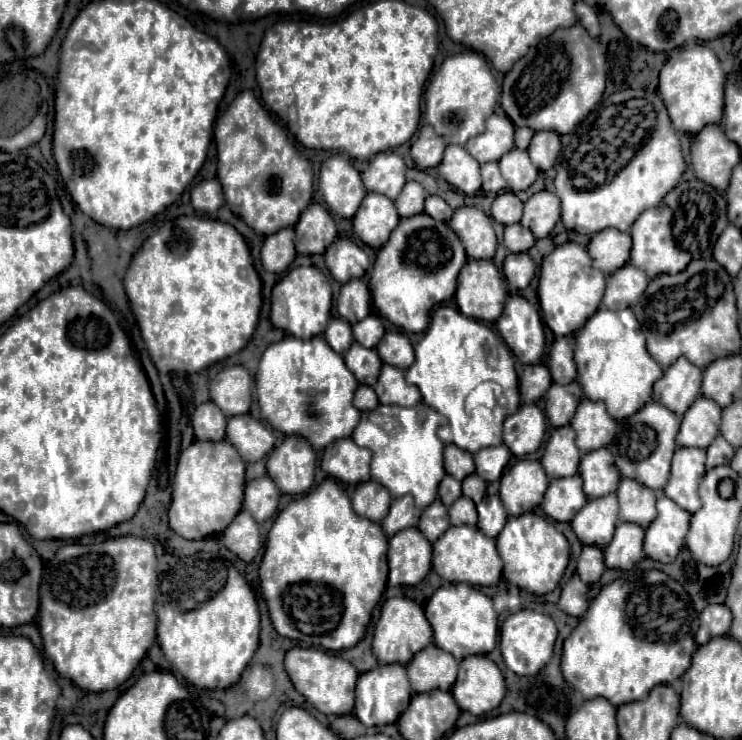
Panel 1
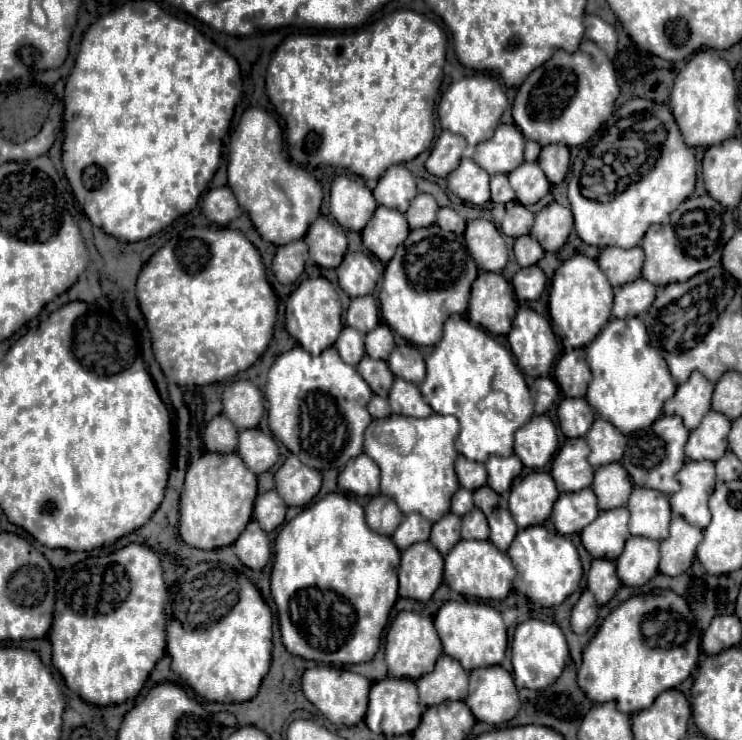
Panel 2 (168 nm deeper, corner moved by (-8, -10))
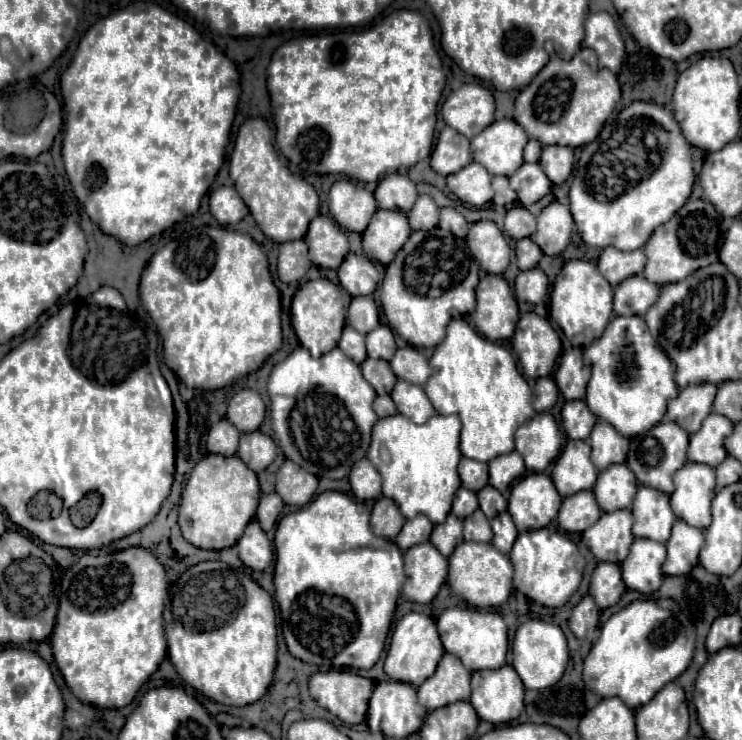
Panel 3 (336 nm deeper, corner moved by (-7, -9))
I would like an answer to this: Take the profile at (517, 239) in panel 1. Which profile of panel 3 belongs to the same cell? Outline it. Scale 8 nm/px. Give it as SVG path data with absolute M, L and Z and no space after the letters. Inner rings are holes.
M522 238L516 242L516 264L520 270L532 270L542 256L542 250L530 238Z

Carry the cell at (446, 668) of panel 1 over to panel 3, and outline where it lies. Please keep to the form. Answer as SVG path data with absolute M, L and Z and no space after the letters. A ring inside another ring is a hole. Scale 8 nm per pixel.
M444 654L438 670L422 686L418 686L418 700L430 712L452 702L470 700L470 672L454 654Z

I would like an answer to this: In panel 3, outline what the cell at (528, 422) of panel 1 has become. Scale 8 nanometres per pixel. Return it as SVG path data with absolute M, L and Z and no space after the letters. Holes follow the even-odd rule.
M550 412L534 416L516 430L516 450L524 456L528 470L546 470L546 466L560 454L560 446L562 434Z

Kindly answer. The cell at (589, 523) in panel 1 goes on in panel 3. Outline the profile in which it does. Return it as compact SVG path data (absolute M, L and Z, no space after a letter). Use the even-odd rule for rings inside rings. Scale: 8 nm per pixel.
M630 510L604 512L602 518L582 534L582 542L590 548L596 560L620 564L634 542L632 522L634 518Z

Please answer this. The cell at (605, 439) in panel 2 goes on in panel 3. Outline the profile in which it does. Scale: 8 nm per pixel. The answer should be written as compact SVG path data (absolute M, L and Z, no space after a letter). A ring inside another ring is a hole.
M598 422L594 426L588 442L592 446L592 458L594 458L594 466L598 466L598 470L606 470L612 464L626 462L628 438L620 436L614 430L614 426L610 426L606 422Z

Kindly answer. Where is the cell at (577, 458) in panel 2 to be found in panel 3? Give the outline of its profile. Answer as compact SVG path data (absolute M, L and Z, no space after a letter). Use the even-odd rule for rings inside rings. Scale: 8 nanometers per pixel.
M568 440L552 470L558 494L566 498L578 490L592 490L596 476L598 470L590 460L590 444L586 440Z

